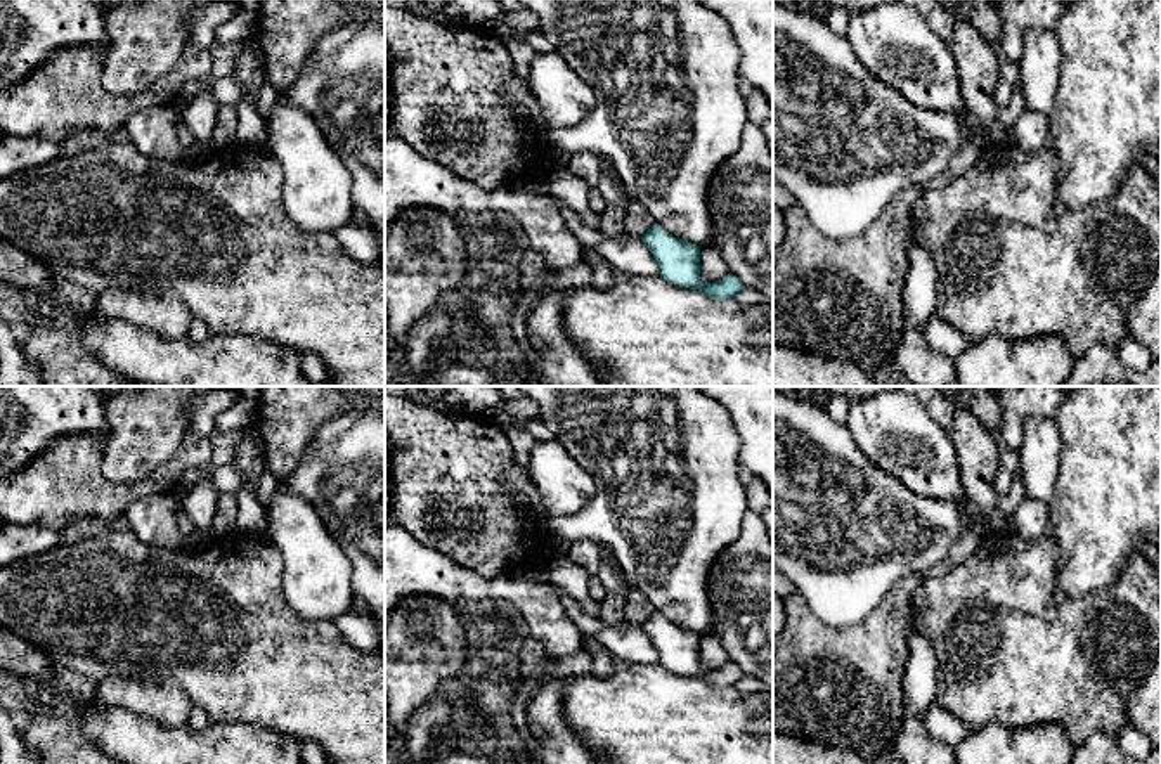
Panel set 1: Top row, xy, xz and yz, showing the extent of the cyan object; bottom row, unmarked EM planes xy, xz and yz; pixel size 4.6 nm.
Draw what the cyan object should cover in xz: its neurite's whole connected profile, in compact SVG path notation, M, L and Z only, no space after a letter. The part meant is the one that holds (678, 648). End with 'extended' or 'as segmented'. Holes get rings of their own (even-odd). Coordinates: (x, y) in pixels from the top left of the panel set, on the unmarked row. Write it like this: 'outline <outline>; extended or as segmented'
outline M653 612L641 624L641 629L658 651L658 662L671 672L700 677L716 690L736 686L745 677L743 670L733 662L714 670L704 670L700 667L700 634L674 625L658 612Z; as segmented

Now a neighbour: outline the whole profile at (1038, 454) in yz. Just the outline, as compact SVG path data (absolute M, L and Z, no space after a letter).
M1028 418L1017 449L1028 499L1050 504L1059 471L1060 435L1054 419Z

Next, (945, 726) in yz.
M934 702L924 714L924 722L934 738L946 741L953 748L970 733L970 728L944 710L937 702Z

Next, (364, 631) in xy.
M347 610L334 620L343 639L362 651L374 651L385 646L385 627L373 613Z

